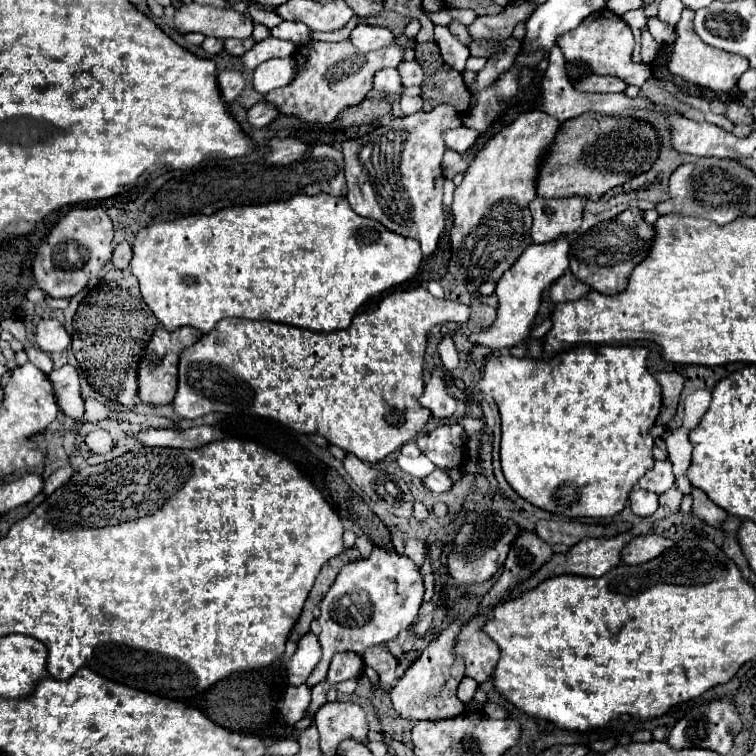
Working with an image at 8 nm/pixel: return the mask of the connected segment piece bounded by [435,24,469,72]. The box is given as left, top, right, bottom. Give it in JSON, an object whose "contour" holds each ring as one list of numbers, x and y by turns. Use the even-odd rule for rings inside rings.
{"contour":[[439,24,435,26,435,42,437,42,439,50,441,50,443,60,449,66,453,66,455,70,463,72,465,62,469,58,469,48,463,46,457,38,453,38,451,32,447,30,447,26,439,26]]}

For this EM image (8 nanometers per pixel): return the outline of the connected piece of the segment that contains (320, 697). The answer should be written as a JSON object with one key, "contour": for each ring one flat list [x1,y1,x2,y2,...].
{"contour":[[327,680,319,682,319,684,313,688,313,698,311,698,311,706,309,706,307,716,313,716,313,714,315,714,315,710,317,710,321,704,325,704,325,696,327,696,329,688,331,688,331,684,329,684]]}

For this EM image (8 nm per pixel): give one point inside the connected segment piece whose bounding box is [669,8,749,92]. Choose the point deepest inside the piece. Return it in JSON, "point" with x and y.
{"point":[691,59]}

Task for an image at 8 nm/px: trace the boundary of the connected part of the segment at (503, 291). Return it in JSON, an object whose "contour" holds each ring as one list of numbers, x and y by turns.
{"contour":[[567,238,555,240,553,244,531,244,521,254,521,260,517,260,517,264,513,264,513,268,509,268,509,272,501,276,495,288,495,294,499,298,497,320,487,330,469,336,469,342,473,344,471,348,473,356,489,356,493,348,511,348,511,344,517,346,529,338,531,326,542,303,545,286,555,282,569,266,567,252,569,252]]}

